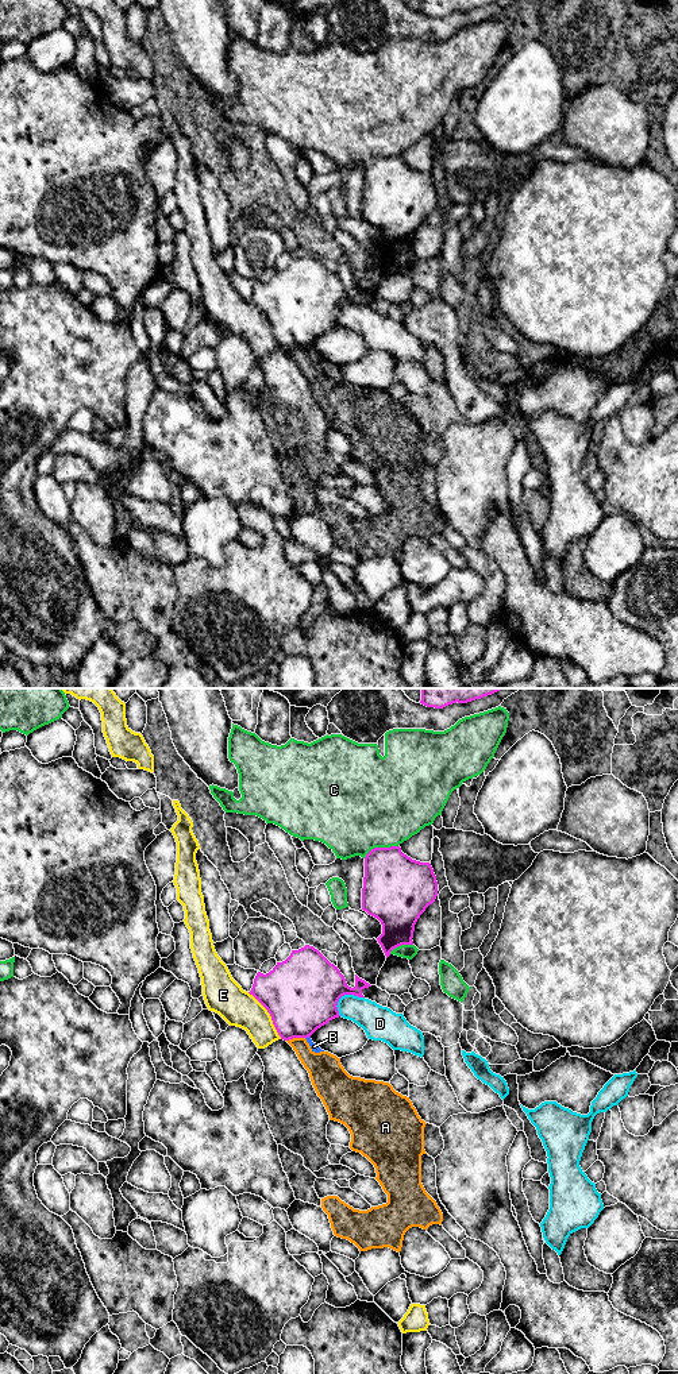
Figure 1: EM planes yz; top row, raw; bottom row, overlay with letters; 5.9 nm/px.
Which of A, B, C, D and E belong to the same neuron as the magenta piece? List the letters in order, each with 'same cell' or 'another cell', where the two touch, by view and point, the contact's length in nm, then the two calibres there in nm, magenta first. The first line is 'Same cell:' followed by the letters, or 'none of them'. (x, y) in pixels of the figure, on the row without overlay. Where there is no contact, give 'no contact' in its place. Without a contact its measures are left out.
Same cell: none of them
A: another cell; contact yz (295, 346); length 110 nm; calibres 420 and 190 nm
B: another cell; contact yz (307, 346); length 40 nm; calibres 420 and 50 nm
C: another cell; contact yz (380, 157); length 220 nm; calibres 380 and 500 nm
D: another cell; contact yz (343, 304); length 190 nm; calibres 440 and 180 nm
E: another cell; contact yz (270, 324); length 340 nm; calibres 440 and 220 nm

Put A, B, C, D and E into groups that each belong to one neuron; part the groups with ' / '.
A B / C / D / E

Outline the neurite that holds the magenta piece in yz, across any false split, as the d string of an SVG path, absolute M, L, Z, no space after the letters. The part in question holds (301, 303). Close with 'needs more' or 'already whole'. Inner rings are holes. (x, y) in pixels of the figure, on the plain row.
M305 254L292 259L290 265L266 283L258 281L251 300L270 323L273 333L284 350L308 347L330 329L339 327L338 310L344 304L365 306L362 300L371 296L355 283L355 296L347 294L338 275L331 273L317 258Z; already whole

